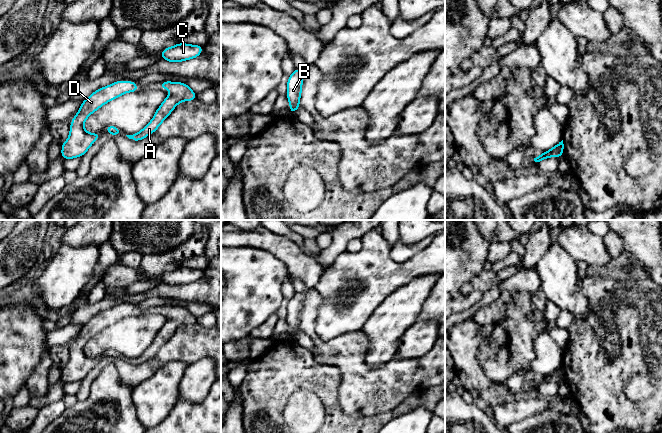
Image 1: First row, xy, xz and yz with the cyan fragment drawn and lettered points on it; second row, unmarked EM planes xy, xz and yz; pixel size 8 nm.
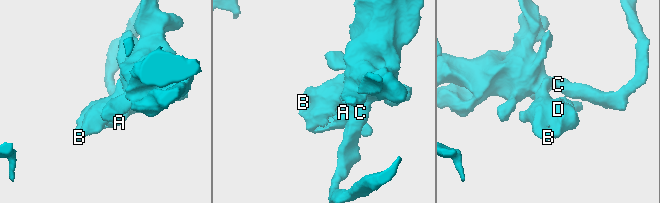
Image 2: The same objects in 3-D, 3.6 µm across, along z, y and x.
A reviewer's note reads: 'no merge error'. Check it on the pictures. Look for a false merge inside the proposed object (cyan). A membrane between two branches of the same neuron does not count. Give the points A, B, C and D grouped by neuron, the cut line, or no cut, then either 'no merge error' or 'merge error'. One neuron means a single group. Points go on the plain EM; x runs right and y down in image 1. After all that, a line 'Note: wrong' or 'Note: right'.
A B C D; no cut; no merge error
Note: right

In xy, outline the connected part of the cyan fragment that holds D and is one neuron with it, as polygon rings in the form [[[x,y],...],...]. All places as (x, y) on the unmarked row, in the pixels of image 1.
[[[122,304],[96,314],[85,323],[71,345],[69,361],[61,369],[61,380],[67,384],[83,380],[100,360],[100,357],[85,354],[85,344],[104,328],[128,316],[137,316],[137,313],[133,305]]]

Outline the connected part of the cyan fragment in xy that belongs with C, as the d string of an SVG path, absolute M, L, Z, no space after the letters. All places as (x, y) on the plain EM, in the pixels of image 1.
M186 267L176 268L165 272L161 276L162 283L169 286L181 286L198 281L203 275L199 269L190 269Z

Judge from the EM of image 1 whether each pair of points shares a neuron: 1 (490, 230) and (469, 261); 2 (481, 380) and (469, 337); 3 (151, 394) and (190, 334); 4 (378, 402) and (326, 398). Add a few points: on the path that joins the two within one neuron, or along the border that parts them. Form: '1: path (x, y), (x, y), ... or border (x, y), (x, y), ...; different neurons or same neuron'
1: border (478, 230), (490, 243); different neurons
2: path (470, 369), (469, 348); same neuron
3: border (187, 364), (181, 361), (168, 361), (153, 374); different neurons
4: border (340, 376), (338, 404), (345, 414), (353, 417); different neurons

